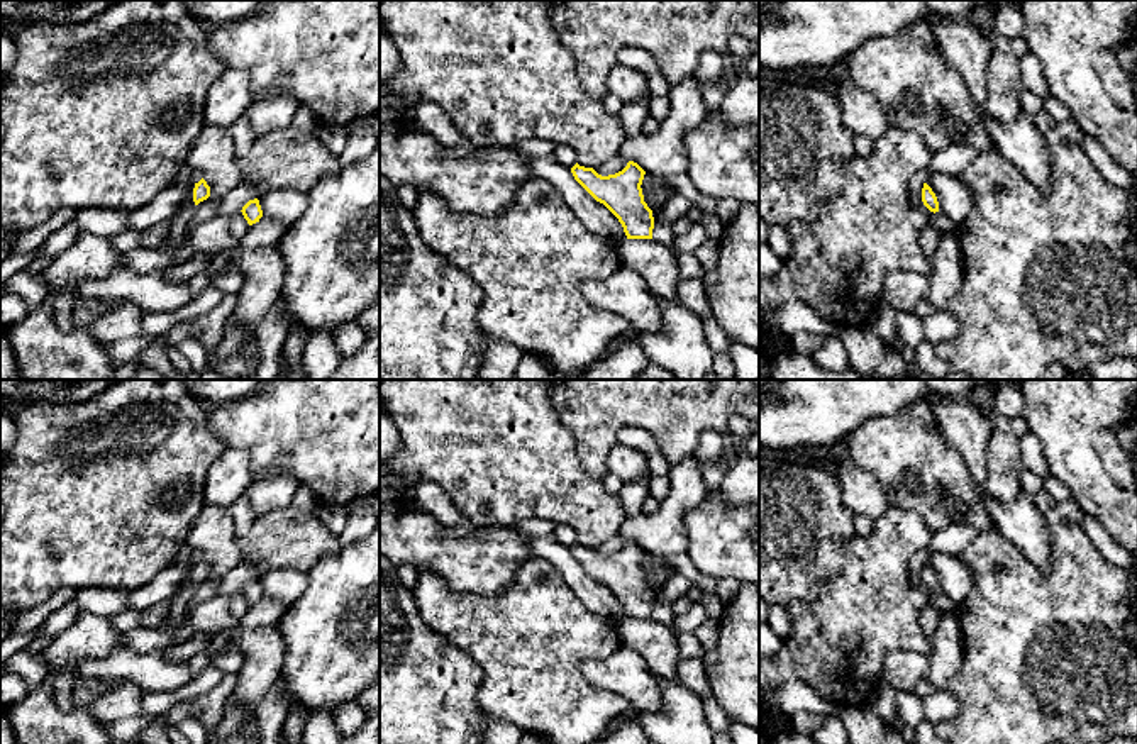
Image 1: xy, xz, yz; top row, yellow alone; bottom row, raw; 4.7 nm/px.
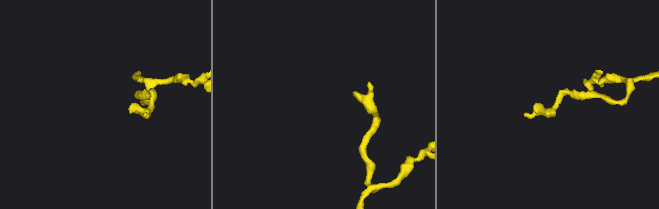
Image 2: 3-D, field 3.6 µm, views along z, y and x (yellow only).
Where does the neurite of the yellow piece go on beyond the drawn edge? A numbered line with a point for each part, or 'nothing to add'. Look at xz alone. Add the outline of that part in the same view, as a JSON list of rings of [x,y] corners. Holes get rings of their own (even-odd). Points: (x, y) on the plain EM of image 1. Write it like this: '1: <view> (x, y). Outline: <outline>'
nothing to add

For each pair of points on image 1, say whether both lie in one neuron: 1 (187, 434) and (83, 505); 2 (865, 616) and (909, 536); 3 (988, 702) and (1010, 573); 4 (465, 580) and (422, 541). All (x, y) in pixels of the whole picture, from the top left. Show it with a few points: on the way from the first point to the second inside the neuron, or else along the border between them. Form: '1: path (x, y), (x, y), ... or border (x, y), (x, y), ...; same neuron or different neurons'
1: path (161, 449), (146, 465), (131, 465), (109, 487); same neuron
2: path (868, 595), (868, 578), (888, 556); same neuron
3: path (1010, 670), (1010, 605); same neuron
4: path (454, 570), (432, 548); same neuron

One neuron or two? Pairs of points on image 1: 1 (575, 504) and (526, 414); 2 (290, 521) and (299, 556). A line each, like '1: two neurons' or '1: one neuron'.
1: one neuron
2: one neuron

